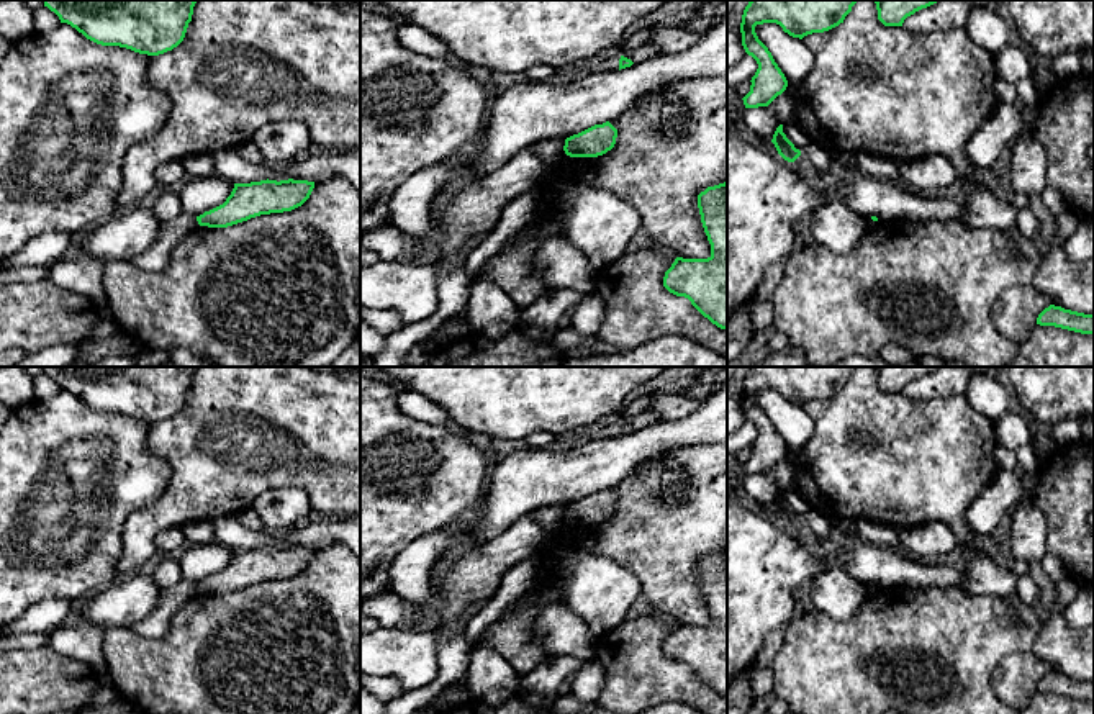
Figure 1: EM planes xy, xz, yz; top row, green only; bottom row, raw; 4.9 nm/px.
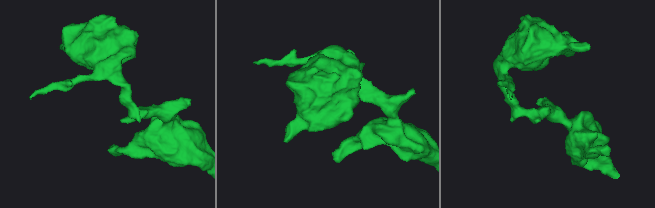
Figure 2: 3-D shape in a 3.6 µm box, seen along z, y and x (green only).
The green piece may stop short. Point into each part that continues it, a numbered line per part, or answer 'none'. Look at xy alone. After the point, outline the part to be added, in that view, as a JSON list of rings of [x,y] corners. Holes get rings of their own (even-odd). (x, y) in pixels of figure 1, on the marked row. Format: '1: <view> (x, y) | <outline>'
none

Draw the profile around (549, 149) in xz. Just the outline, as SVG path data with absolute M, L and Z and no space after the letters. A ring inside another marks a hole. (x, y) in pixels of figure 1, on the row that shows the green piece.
M547 139L536 146L534 152L544 164L547 164L549 160L565 152L563 146L565 139Z

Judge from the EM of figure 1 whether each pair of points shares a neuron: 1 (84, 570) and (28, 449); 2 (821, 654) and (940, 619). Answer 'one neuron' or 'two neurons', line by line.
1: one neuron
2: one neuron

